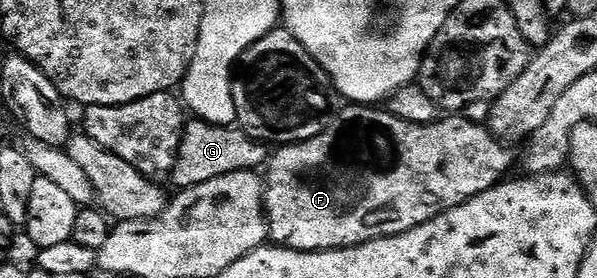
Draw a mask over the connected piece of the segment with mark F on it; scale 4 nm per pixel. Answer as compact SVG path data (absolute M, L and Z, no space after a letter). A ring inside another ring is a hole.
M353 103L347 104L345 107L347 109L339 108L331 116L329 125L320 135L307 141L297 141L294 145L283 145L269 158L268 168L264 173L264 212L268 237L273 244L283 245L286 249L296 251L328 251L368 243L372 239L400 235L404 231L412 231L420 223L428 223L428 219L436 219L436 215L446 213L452 207L488 191L492 186L499 184L509 174L506 172L516 165L514 149L509 144L499 141L485 124L469 122L461 115L446 115L432 122L431 125L421 125L420 123L408 123L404 119L396 119L396 115L392 115L382 107Z

